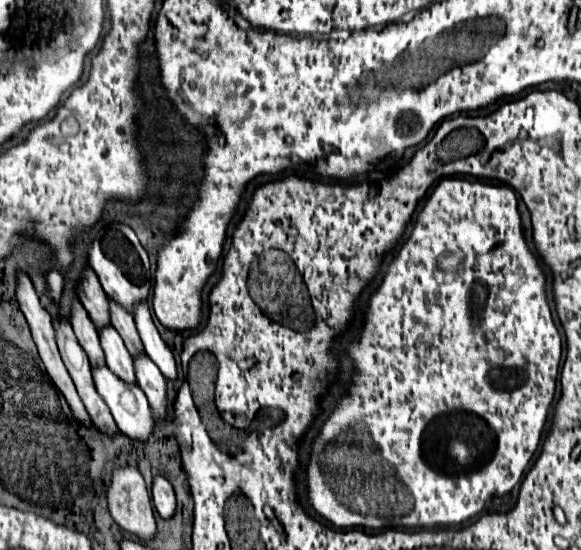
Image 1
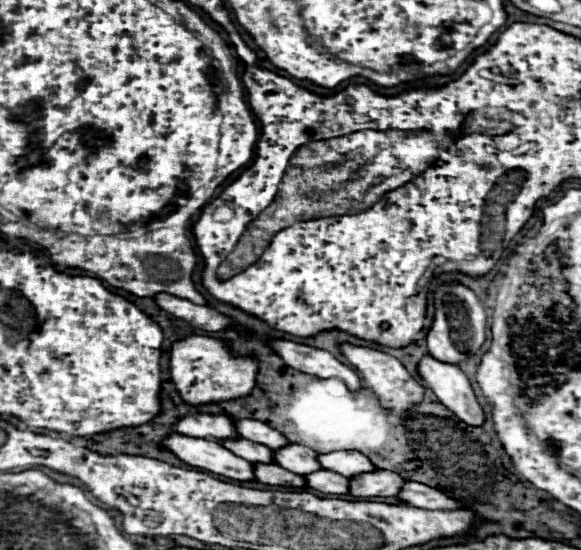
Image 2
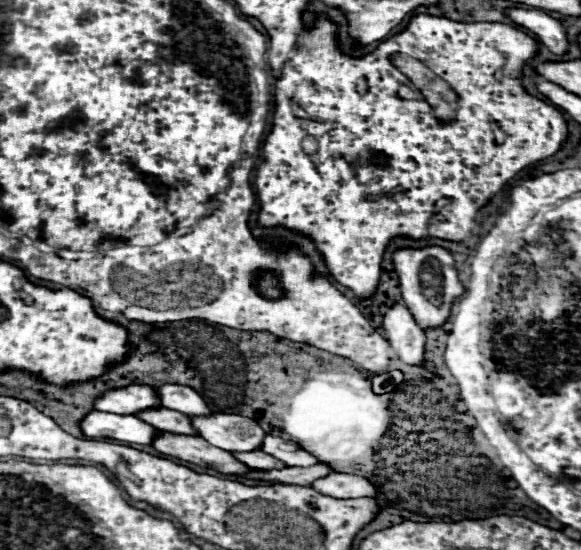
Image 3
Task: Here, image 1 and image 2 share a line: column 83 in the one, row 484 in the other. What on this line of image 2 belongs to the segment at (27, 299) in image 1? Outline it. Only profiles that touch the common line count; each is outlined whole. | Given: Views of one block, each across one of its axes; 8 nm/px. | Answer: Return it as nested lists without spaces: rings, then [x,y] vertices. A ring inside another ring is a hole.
[[[412,480],[404,482],[396,498],[408,506],[422,508],[422,510],[456,510],[458,508],[458,500],[452,500],[444,496],[440,490],[434,490],[426,484],[412,482]]]

